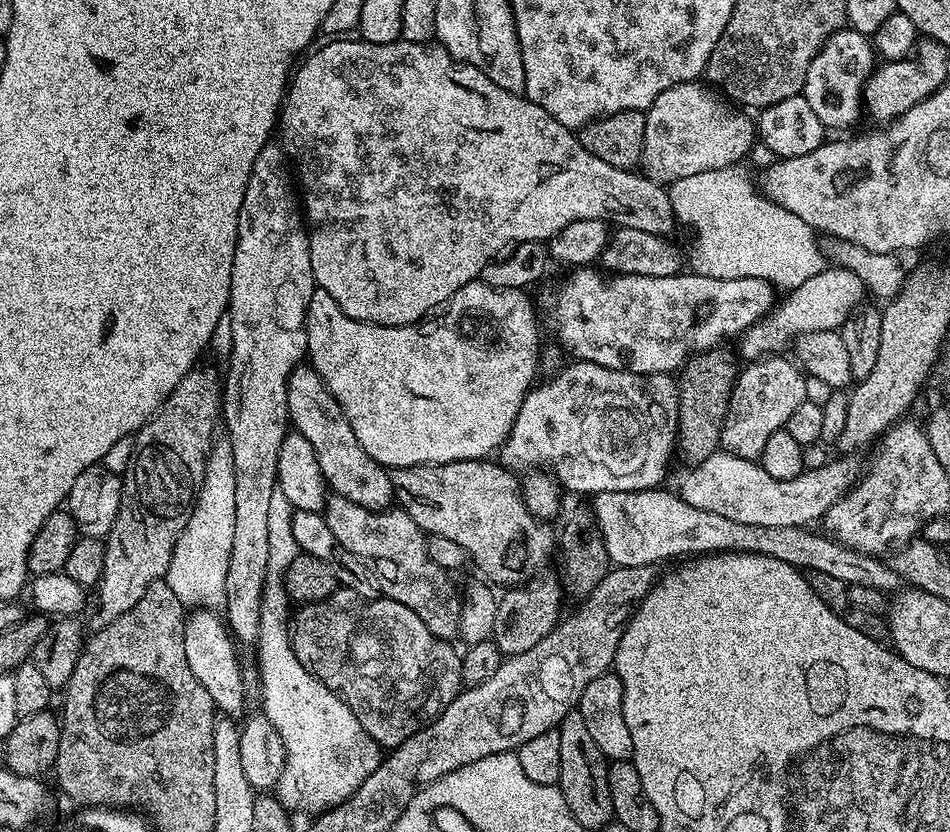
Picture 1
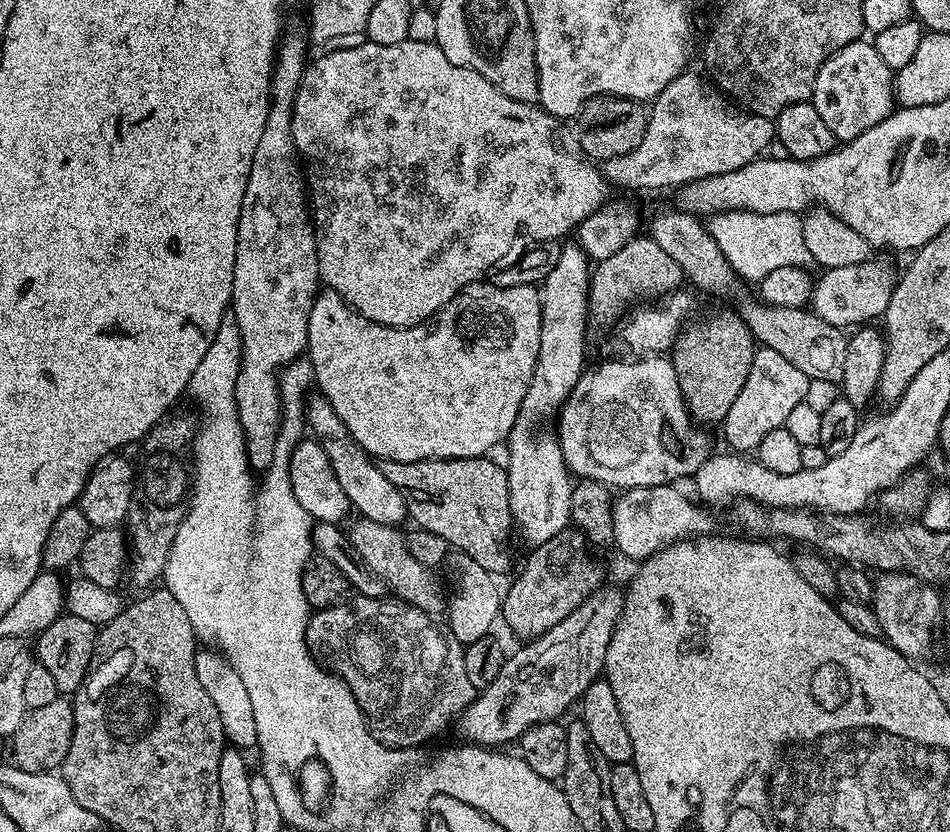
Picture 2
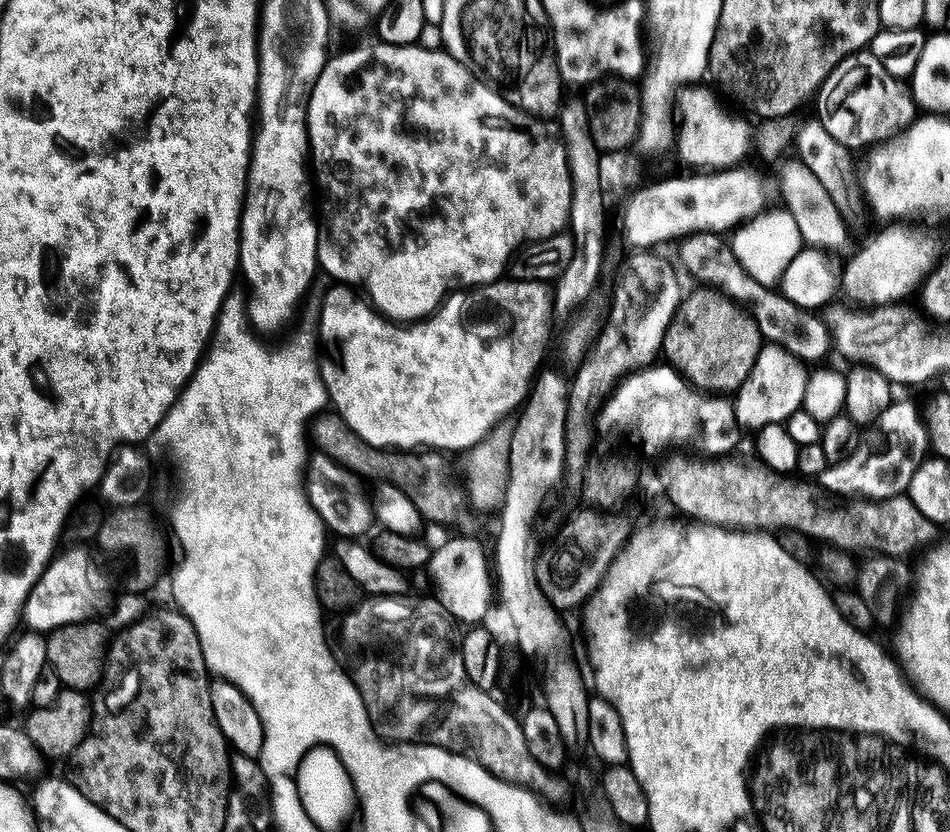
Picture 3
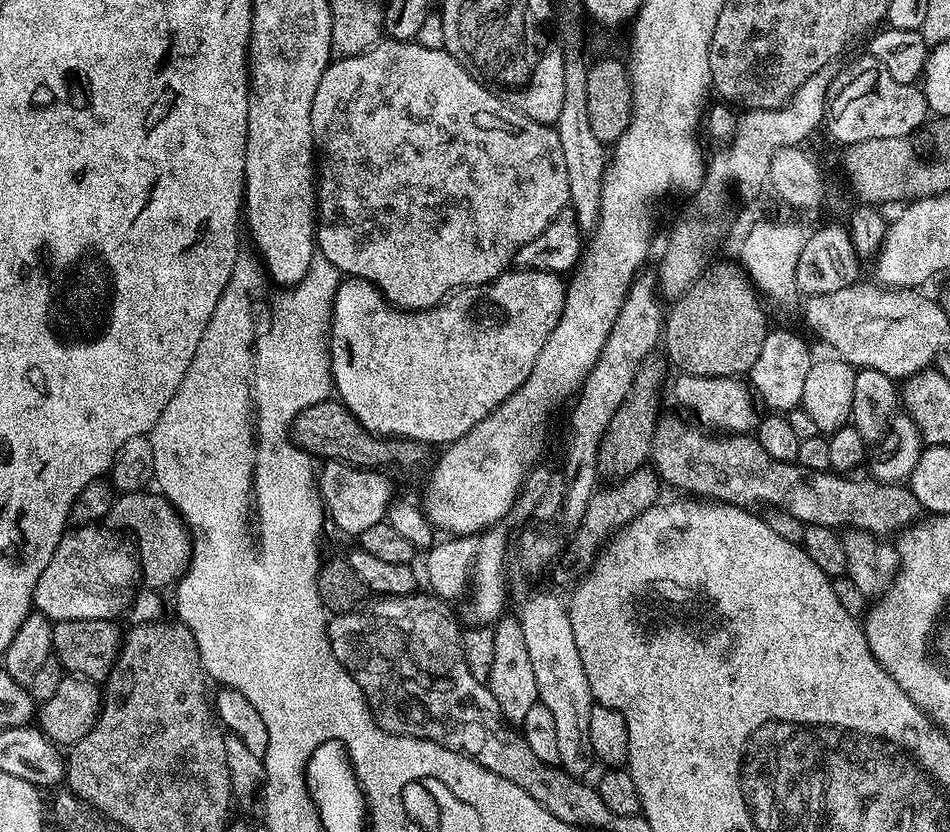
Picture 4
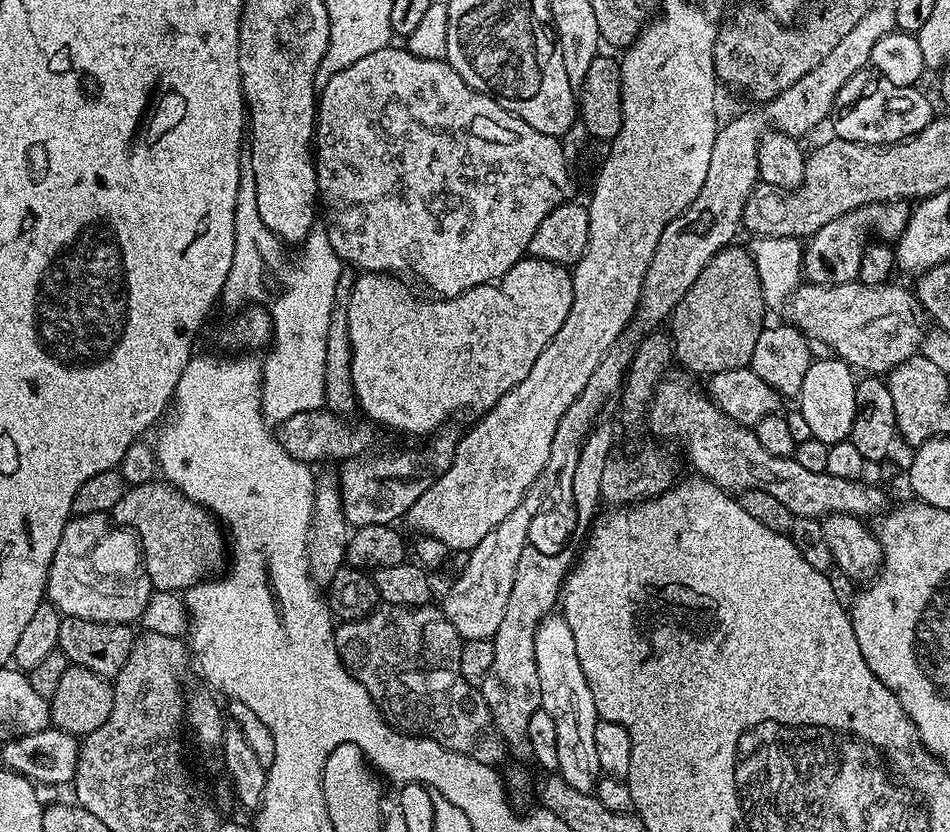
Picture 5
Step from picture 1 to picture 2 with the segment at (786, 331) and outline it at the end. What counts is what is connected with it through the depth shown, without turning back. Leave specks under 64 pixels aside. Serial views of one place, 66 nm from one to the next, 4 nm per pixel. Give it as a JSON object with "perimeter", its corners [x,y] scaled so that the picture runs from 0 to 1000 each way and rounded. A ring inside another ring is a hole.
{"perimeter":[[[913,315],[897,320],[882,320],[881,323],[864,326],[855,343],[854,374],[874,392],[887,397],[897,397],[902,392],[913,391],[921,382],[929,381],[933,368],[937,363],[941,332],[921,315]]]}

